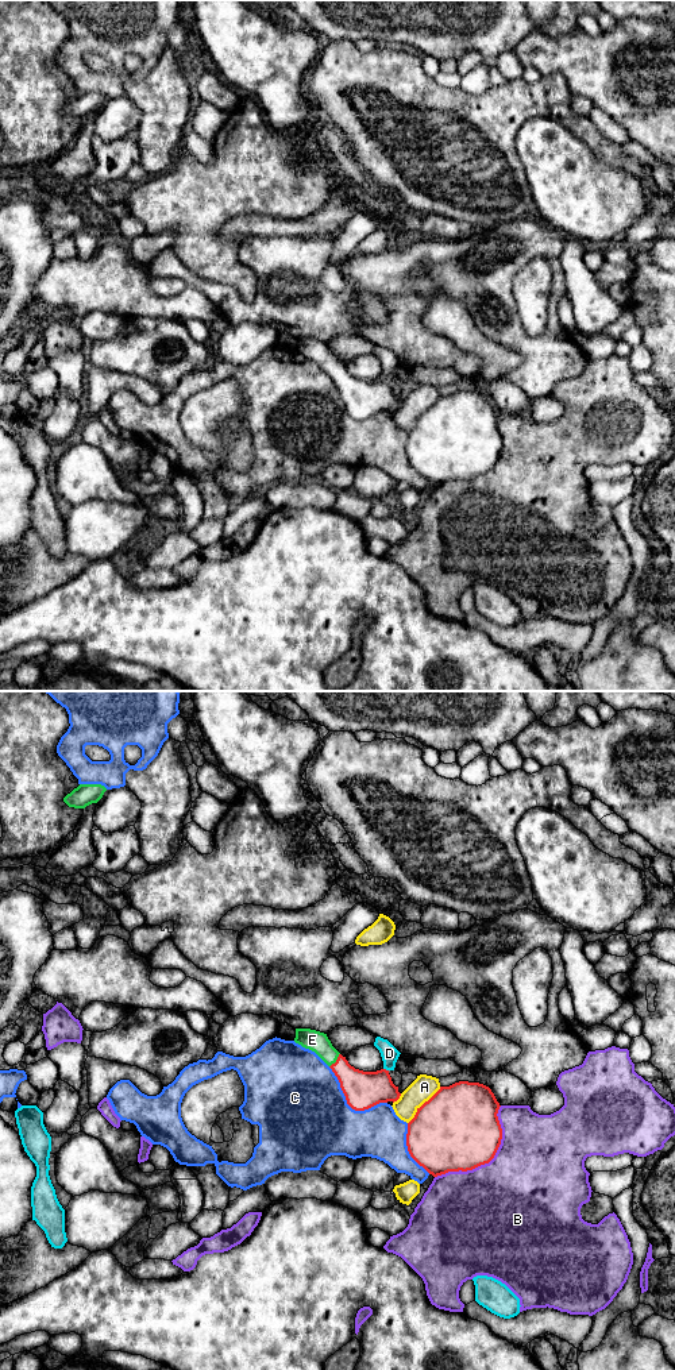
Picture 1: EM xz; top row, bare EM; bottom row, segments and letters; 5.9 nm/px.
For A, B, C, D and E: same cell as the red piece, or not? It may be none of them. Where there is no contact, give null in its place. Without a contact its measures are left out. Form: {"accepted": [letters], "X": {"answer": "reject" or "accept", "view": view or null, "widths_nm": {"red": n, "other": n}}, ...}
{"accepted": ["E"], "A": {"answer": "reject", "view": "xz", "widths_nm": {"red": 480, "other": 150}}, "B": {"answer": "reject", "view": "xz", "widths_nm": {"red": 460, "other": 500}}, "C": {"answer": "reject", "view": "xz", "widths_nm": {"red": 220, "other": 480}}, "D": {"answer": "reject", "view": "xz", "widths_nm": {"red": 220, "other": 100}}, "E": {"answer": "accept", "view": "xz", "widths_nm": {"red": 220, "other": 120}}}

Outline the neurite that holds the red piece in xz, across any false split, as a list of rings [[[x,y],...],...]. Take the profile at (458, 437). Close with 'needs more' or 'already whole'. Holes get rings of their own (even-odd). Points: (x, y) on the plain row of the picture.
[[[459,390],[440,395],[408,432],[406,455],[410,466],[433,486],[489,472],[502,448],[497,425],[500,416],[491,398],[483,393]]]; already whole

